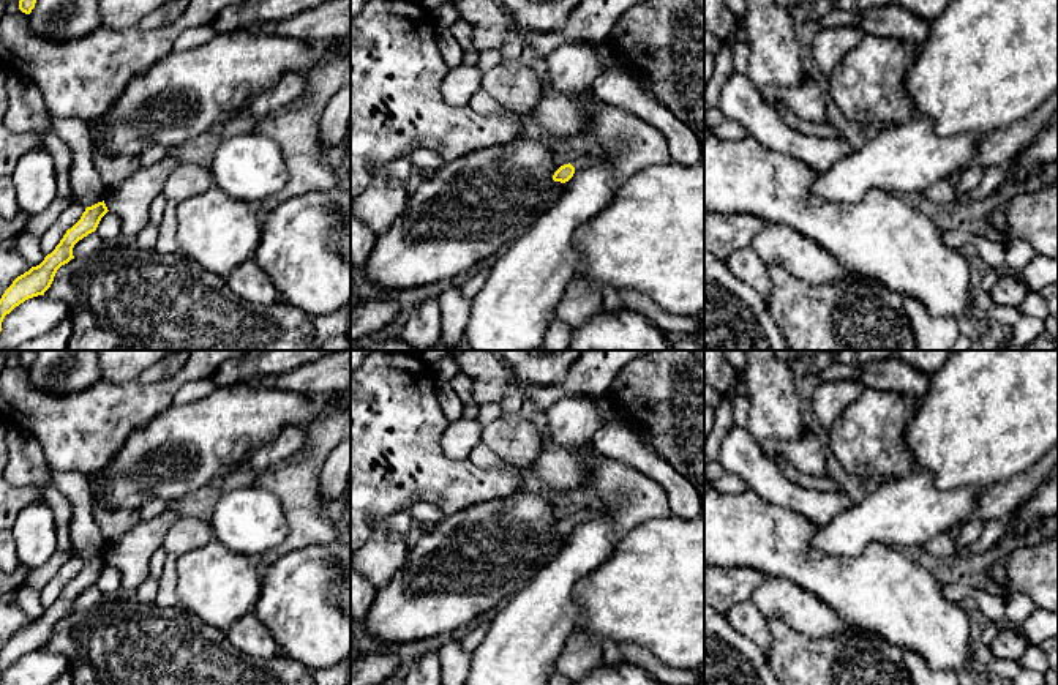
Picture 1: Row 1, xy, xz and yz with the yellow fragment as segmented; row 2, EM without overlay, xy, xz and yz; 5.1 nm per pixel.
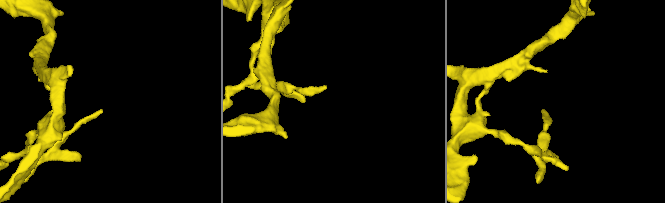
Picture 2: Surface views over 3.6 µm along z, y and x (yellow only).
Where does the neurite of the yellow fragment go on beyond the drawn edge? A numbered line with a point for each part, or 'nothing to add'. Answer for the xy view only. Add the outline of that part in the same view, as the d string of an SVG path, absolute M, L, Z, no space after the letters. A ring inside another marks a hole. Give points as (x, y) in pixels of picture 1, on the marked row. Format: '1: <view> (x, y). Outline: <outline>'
nothing to add

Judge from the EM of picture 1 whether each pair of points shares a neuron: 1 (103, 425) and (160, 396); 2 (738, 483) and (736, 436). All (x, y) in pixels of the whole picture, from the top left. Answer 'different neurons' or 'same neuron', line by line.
1: same neuron
2: different neurons

